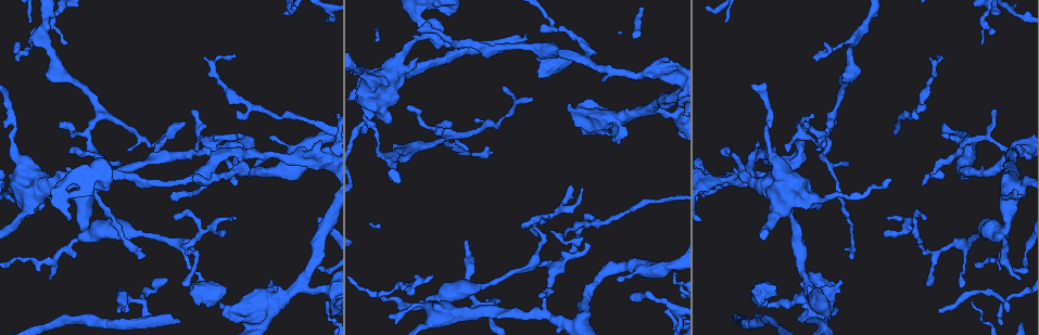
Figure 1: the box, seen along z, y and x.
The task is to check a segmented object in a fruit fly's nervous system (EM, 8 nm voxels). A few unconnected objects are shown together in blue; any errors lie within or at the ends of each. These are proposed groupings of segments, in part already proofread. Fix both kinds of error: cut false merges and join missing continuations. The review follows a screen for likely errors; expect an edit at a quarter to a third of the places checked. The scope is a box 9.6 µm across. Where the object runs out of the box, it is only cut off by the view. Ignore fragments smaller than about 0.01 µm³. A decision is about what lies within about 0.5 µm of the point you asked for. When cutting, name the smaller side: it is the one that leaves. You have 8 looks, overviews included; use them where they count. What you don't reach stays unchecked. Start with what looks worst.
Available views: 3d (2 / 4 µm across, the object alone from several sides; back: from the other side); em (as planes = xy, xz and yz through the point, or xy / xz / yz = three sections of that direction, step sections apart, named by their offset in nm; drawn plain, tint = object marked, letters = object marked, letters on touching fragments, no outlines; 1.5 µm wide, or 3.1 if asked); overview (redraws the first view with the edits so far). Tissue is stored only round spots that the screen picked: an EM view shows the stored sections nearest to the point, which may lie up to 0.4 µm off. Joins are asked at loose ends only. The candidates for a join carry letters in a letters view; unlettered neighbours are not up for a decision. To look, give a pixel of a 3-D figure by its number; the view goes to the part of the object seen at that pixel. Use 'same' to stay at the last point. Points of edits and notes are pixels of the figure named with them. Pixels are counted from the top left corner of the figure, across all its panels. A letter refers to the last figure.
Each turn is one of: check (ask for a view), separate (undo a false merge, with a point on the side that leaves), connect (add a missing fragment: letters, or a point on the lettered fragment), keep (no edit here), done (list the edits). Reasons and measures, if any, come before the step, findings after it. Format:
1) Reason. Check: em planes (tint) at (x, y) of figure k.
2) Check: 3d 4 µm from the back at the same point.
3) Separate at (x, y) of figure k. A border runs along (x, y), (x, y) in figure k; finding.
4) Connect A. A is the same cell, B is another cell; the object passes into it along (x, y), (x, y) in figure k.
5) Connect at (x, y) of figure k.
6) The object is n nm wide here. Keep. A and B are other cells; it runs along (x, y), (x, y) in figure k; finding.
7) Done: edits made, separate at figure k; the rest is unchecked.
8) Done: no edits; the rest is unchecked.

A fork. Check: em xy step 8 (tint) at (143, 301) of figure 1.

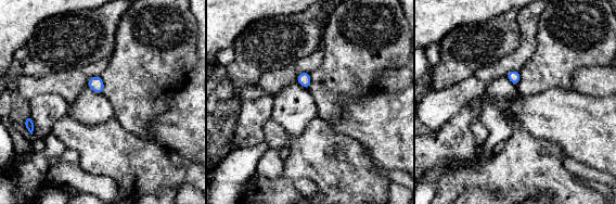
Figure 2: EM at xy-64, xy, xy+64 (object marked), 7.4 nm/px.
Check: em xy step 8 (letters) at the same point.

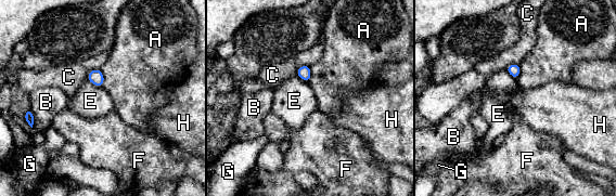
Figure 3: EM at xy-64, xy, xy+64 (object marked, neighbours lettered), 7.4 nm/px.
Keep. A, B, C, E, F, G and H are other cells; a border runs along (100, 68), (93, 68), (87, 79) in figure 3; continuous, no second neuron.

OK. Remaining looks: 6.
Thin neck. Check: 3d 4 µm at (803, 136) of figure 1.

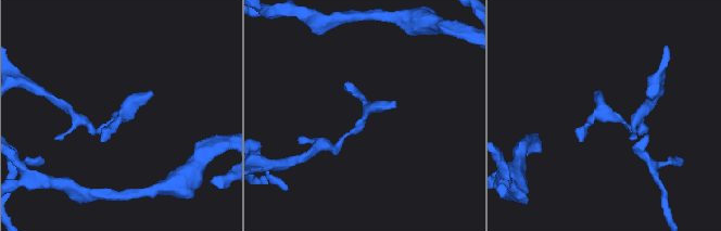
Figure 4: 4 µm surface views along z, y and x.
Check: em planes (tint) at (119, 117) of figure 4.

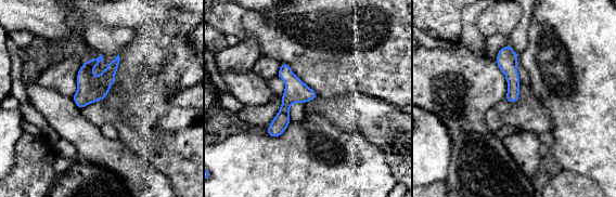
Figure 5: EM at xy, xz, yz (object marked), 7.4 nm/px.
Check: em planes (letters) at the same point.

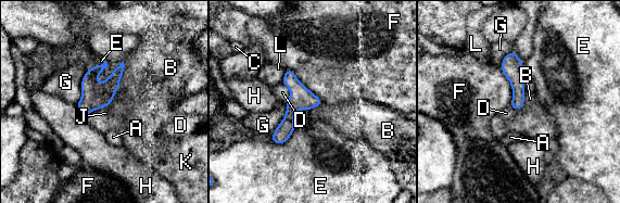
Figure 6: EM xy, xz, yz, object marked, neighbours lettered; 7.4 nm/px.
The longest contact is with F, 380 nm. Keep. A, B, C, D, E, F, G, H, J, K and L are other cells; it runs along (289, 73), (294, 103), (279, 141) in figure 6; continuous, no second neuron.

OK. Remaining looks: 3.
Thin end. Check: 3d 4 µm at (51, 279) of figure 1.

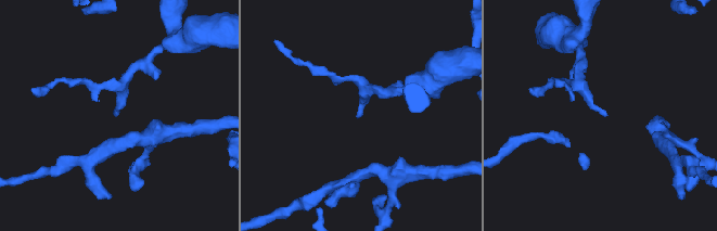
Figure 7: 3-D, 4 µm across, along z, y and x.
Check: em planes (letters) at (357, 117) of figure 7.

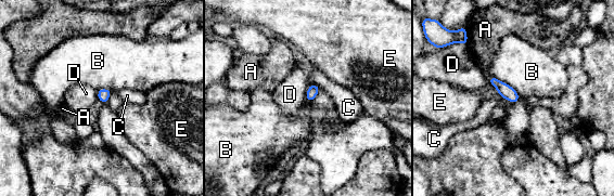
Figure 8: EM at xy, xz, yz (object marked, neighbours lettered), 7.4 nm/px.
Keep. A, B, C, D and E are other cells; a border runs along (491, 75), (507, 82), (520, 96) in figure 8; none of them fits.

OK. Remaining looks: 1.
Done: no edits; the rest is unchecked.

